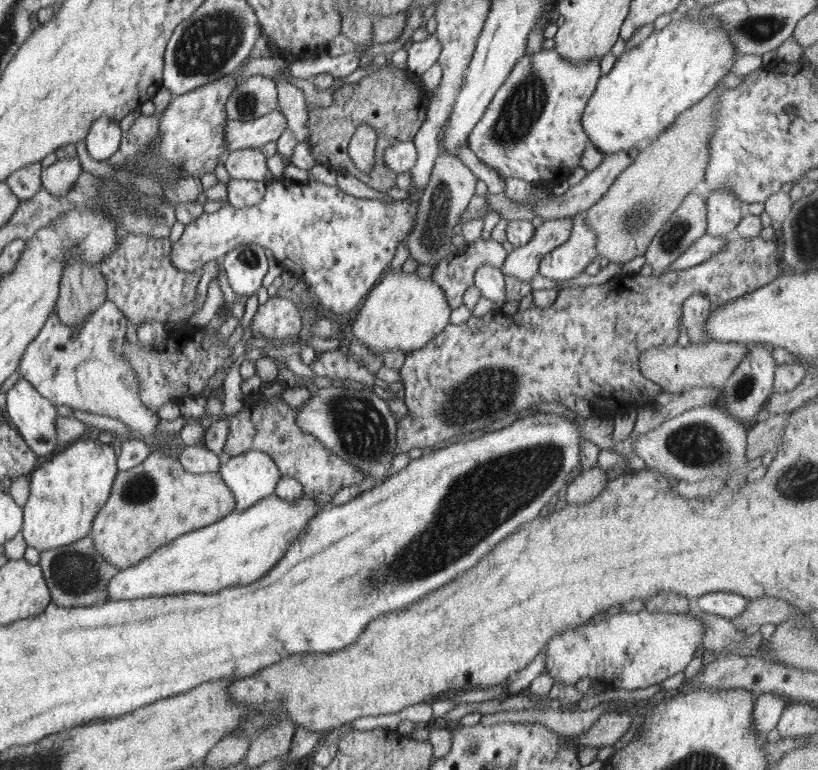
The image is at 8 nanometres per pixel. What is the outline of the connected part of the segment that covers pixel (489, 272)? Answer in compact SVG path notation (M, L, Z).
M484 264L476 270L474 280L481 296L493 301L497 312L512 308L506 299L504 275L500 269Z

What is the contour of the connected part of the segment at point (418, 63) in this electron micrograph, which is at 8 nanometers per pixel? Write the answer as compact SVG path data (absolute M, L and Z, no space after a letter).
M435 33L424 41L408 42L405 48L408 52L407 71L417 75L422 75L438 62L441 54L441 44Z

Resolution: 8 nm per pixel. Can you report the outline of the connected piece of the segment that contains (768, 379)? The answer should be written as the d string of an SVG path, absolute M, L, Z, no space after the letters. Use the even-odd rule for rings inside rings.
M748 344L748 349L746 358L738 363L733 375L727 380L719 403L730 416L741 420L746 427L752 426L763 417L764 406L770 403L770 398L774 395L773 380L778 365L772 357L772 347L765 344Z

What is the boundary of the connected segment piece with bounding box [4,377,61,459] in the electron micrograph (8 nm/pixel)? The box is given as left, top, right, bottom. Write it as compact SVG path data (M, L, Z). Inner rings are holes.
M22 377L6 393L5 420L10 422L18 433L21 433L26 444L37 452L38 456L43 456L45 459L61 448L57 436L56 407L48 398L42 397L42 394L37 392L30 381L24 380Z

